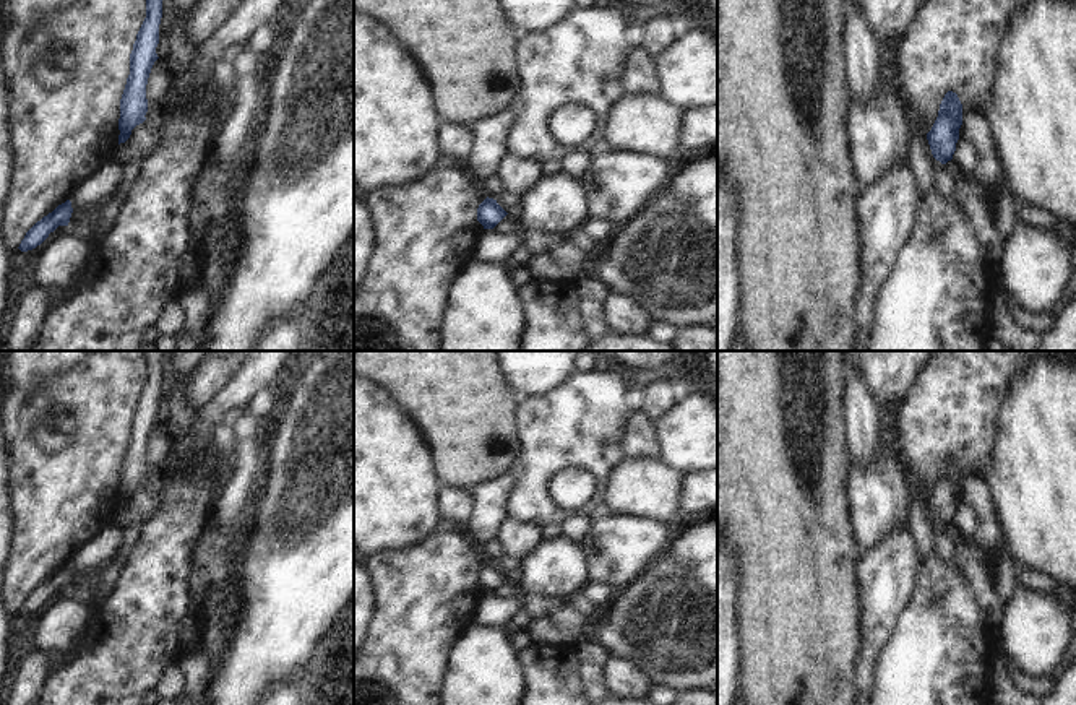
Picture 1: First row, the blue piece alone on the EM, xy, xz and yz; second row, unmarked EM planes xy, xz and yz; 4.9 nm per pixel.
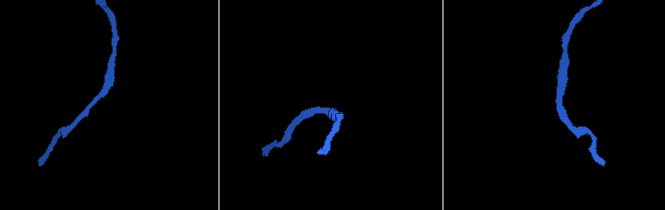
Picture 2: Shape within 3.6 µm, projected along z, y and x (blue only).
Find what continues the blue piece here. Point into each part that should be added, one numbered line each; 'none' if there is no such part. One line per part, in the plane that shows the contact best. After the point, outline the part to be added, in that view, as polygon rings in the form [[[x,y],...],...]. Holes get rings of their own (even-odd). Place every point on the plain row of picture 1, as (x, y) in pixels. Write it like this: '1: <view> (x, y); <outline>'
none

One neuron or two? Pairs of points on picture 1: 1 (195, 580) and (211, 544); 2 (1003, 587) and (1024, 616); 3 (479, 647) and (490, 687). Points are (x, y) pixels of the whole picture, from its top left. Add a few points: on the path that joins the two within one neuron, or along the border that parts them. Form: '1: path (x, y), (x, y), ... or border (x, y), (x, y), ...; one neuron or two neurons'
1: path (203, 572), (208, 567), (210, 553); one neuron
2: border (1049, 593), (1039, 593), (1018, 585), (1005, 603); two neurons
3: path (481, 657), (482, 678); one neuron

